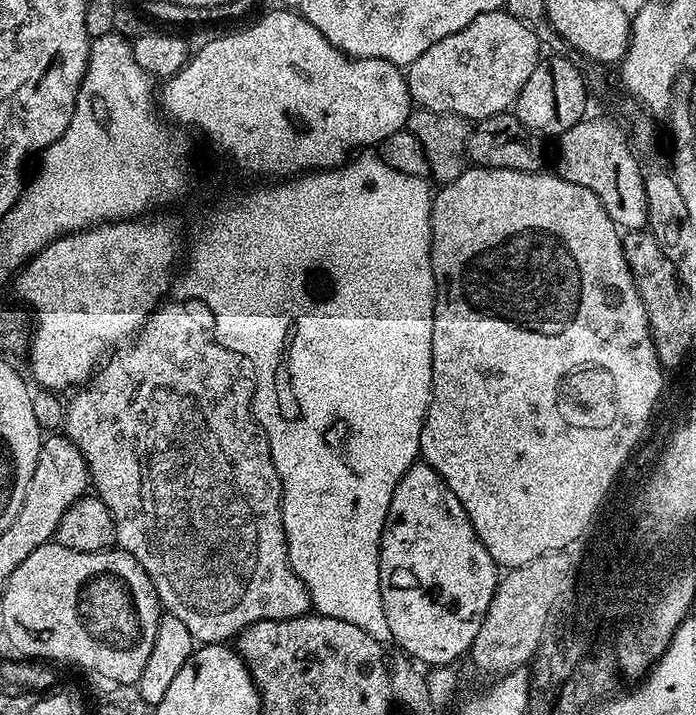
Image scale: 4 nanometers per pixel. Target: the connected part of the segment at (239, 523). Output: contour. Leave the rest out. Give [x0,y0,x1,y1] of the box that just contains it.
[63,298,313,645]

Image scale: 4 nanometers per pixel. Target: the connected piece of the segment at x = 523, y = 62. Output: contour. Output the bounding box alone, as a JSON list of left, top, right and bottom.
[407,10,542,122]

